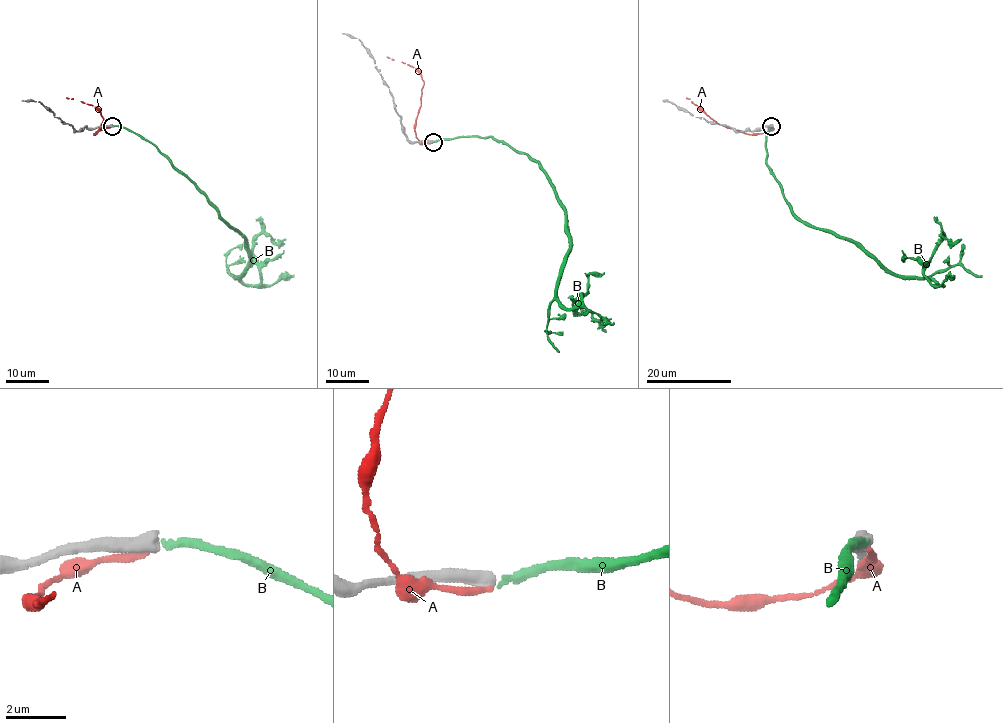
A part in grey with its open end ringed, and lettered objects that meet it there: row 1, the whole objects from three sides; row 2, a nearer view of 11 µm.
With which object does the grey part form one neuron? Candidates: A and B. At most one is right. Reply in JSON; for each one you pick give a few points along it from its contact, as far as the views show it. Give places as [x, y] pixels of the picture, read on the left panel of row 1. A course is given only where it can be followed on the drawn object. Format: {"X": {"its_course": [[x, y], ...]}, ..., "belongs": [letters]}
{"B": {"its_course": [[113, 126], [150, 141], [243, 238], [243, 283], [260, 281], [253, 253], [260, 233], [286, 239]]}, "belongs": ["B"]}

